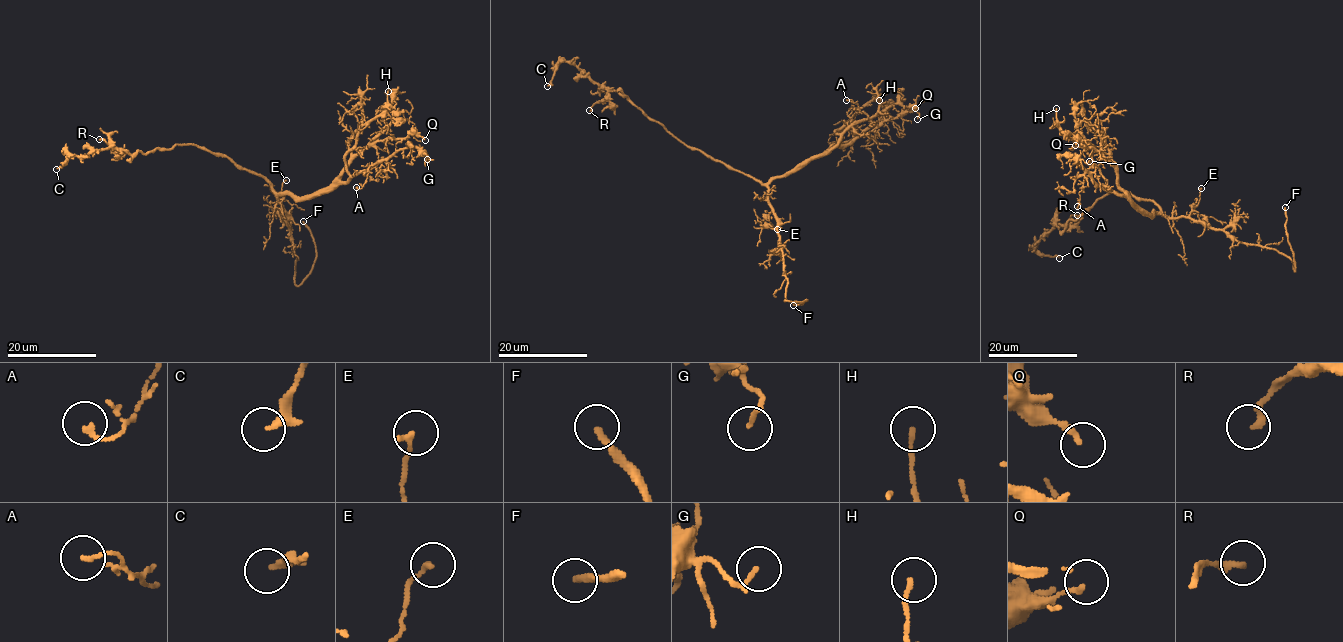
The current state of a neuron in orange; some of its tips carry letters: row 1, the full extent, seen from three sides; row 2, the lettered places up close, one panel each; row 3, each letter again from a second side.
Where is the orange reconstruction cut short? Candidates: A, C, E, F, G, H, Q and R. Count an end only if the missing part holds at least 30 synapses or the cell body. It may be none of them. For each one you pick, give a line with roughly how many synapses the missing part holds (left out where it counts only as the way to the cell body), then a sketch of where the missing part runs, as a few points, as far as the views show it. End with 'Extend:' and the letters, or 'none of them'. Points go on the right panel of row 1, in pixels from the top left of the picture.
F: missing branch runs (1285, 207), (1288, 180), (1283, 166), (1287, 170)
Extend: F

